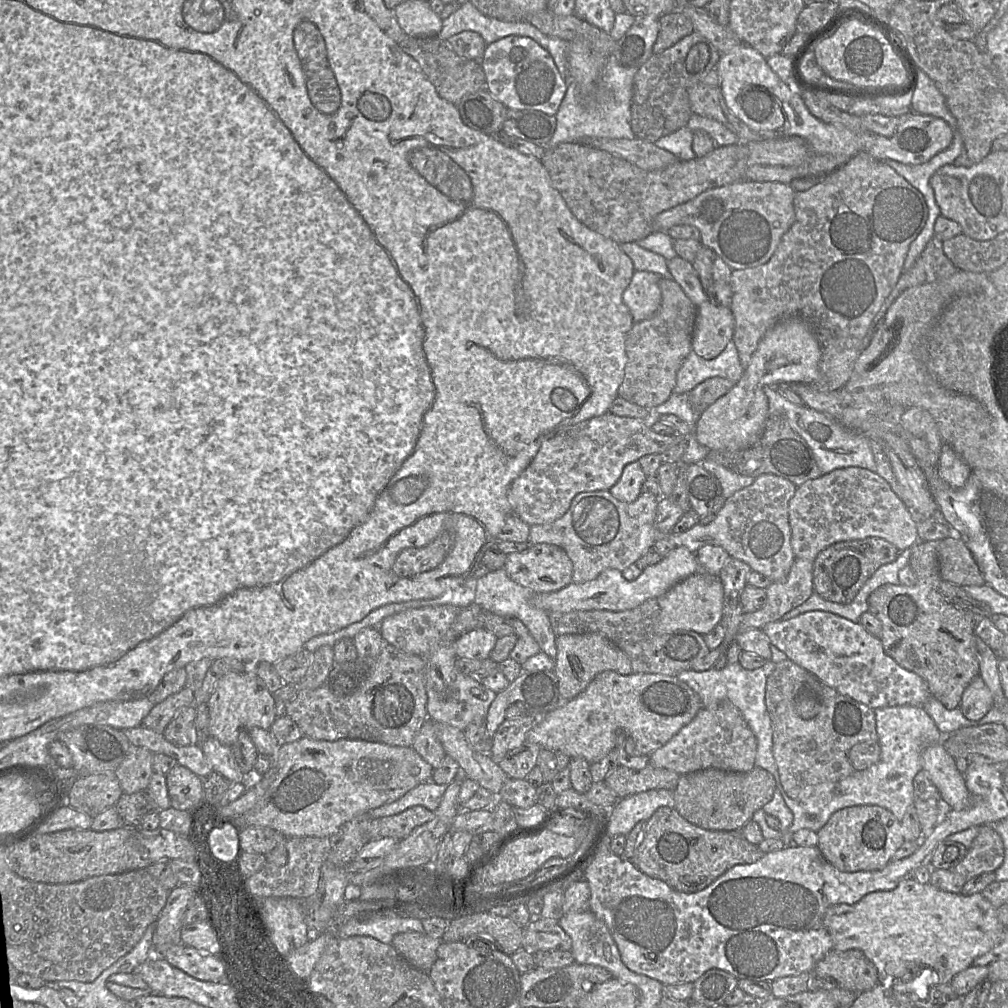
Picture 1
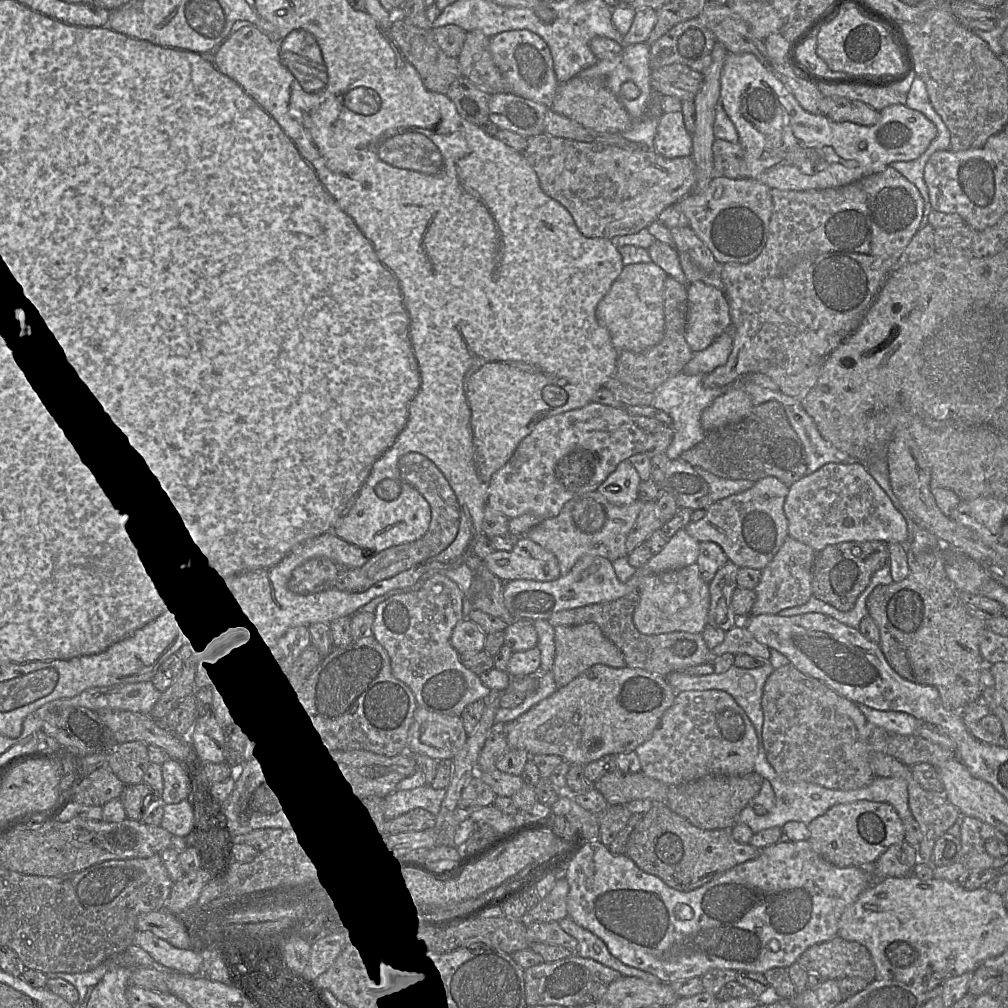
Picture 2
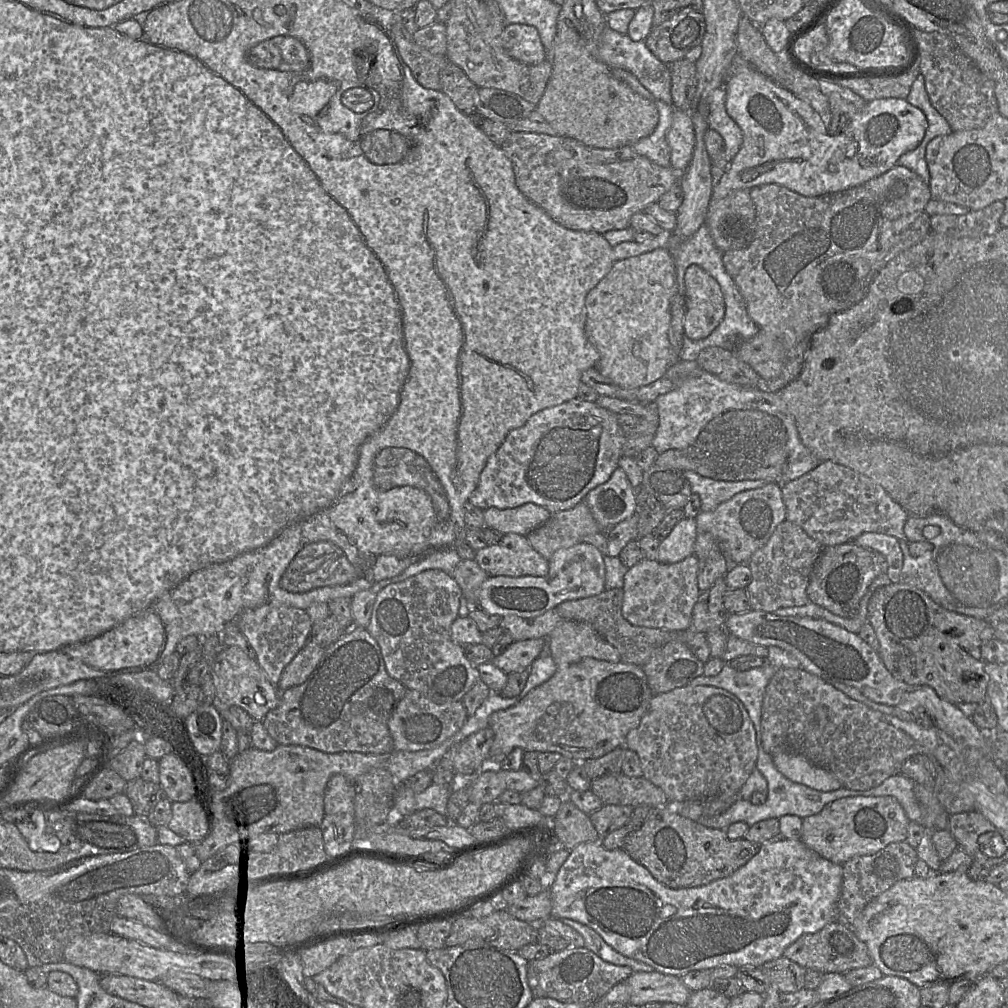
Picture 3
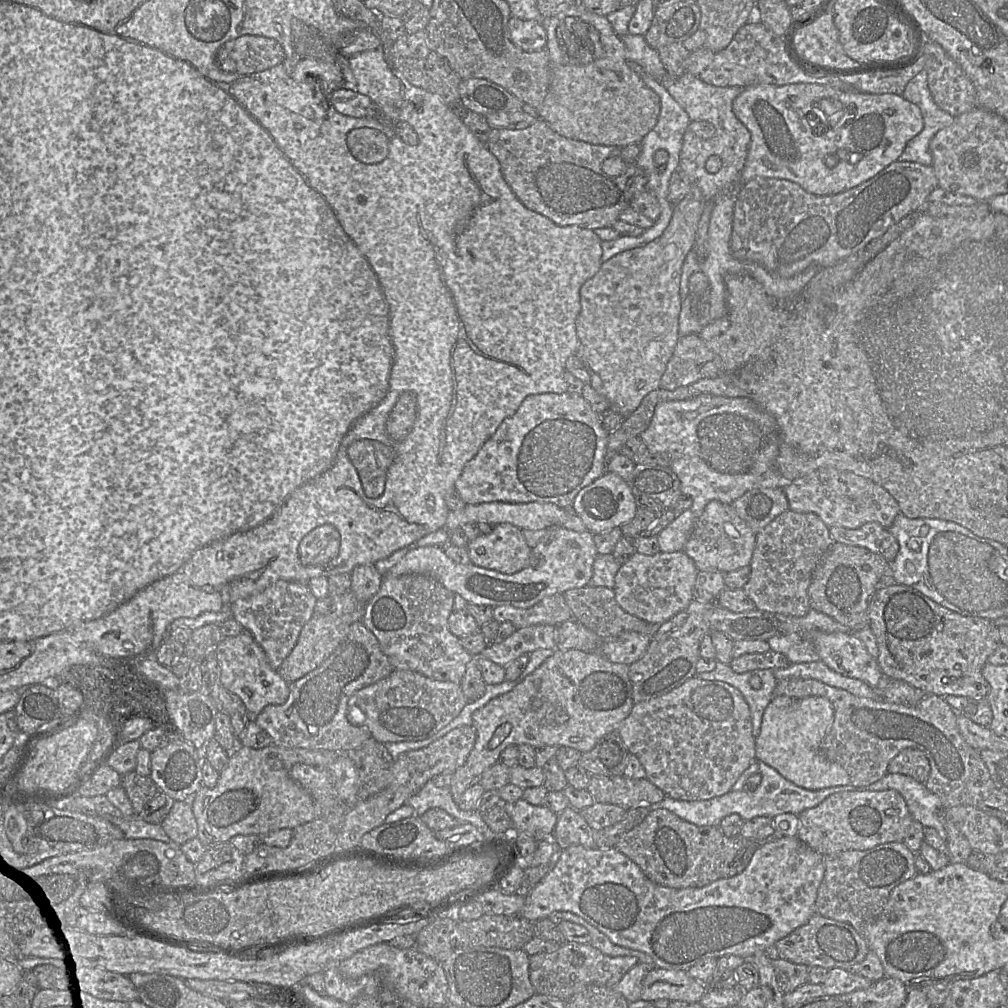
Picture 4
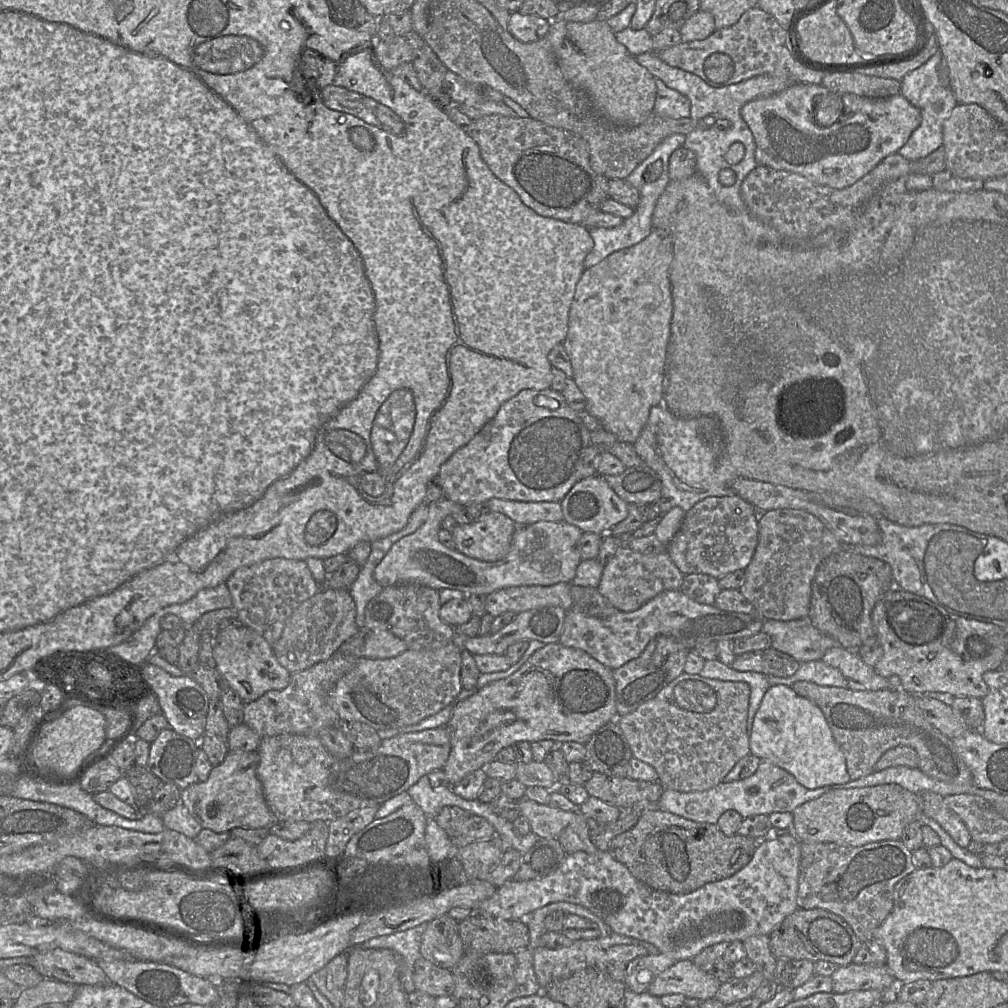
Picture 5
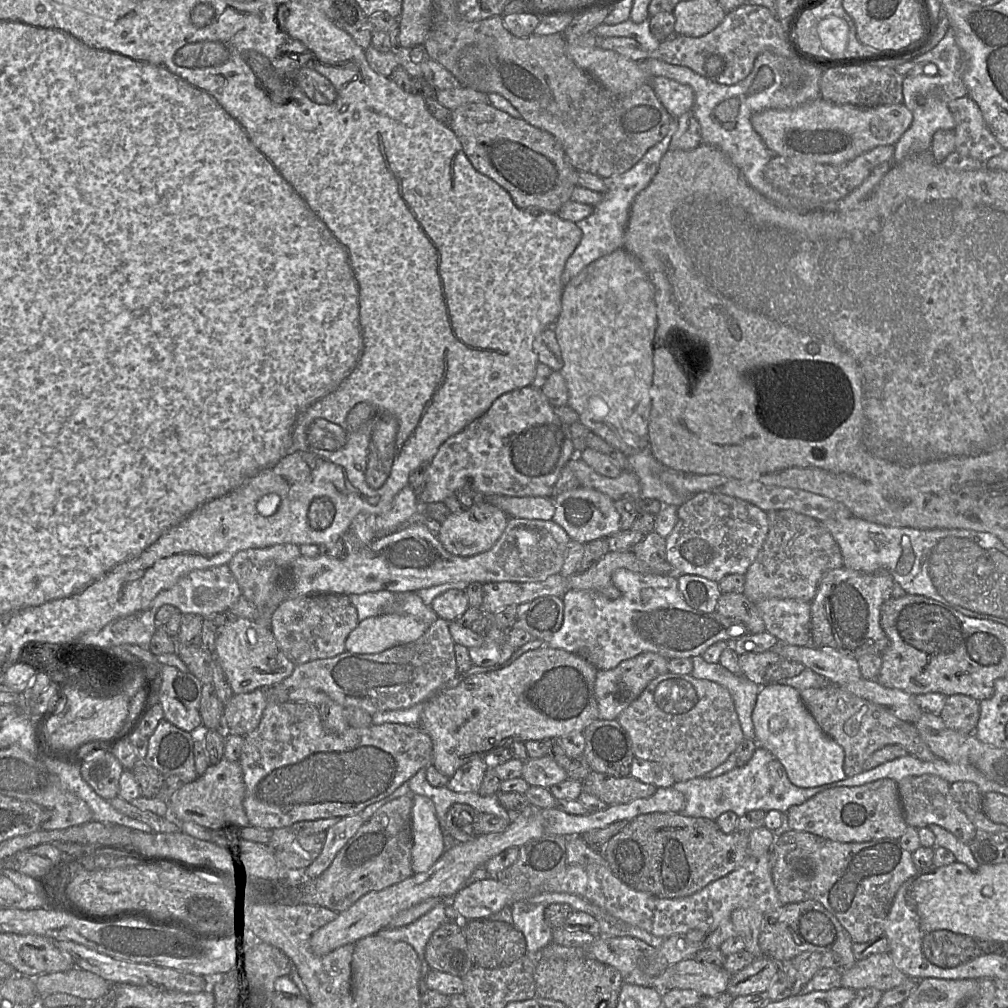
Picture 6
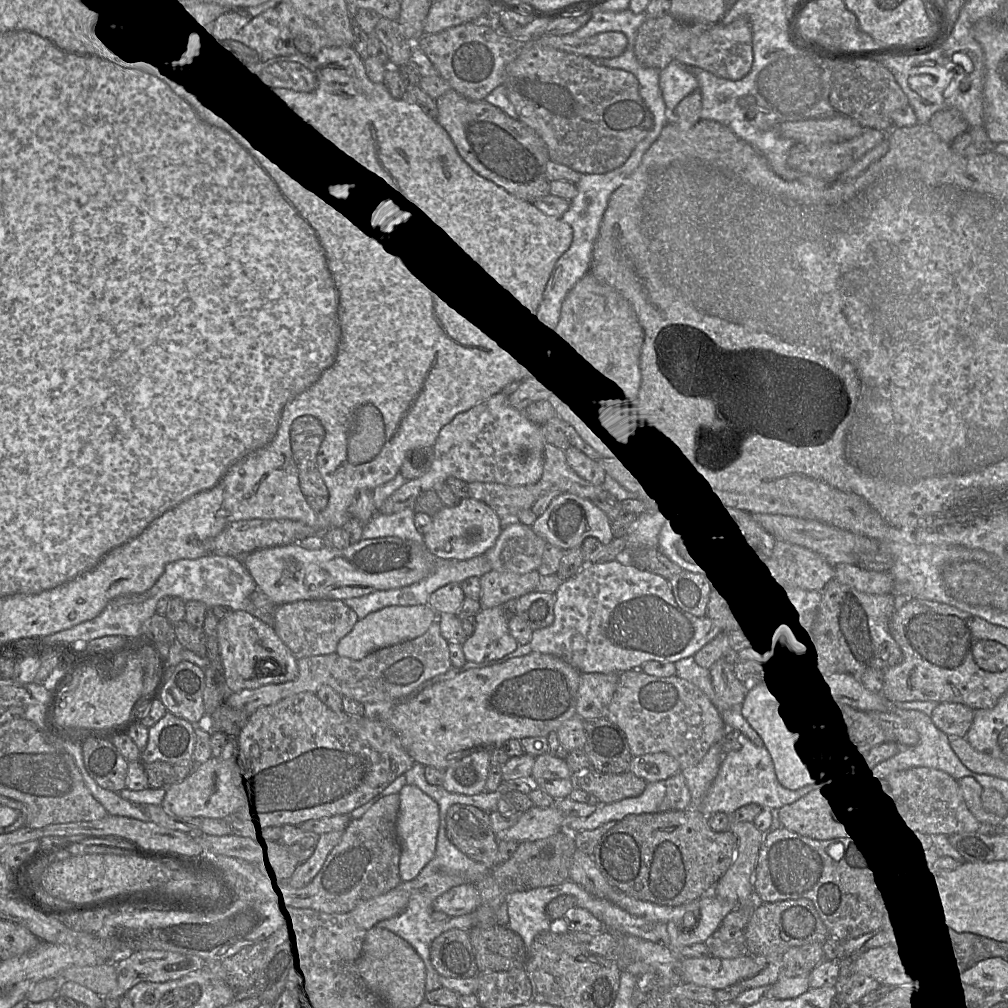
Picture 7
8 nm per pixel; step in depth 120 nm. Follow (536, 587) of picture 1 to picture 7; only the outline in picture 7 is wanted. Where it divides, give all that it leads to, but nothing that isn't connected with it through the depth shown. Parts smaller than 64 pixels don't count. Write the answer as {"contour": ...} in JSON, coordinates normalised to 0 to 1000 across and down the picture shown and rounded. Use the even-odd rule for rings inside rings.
{"contour":[[[461,494],[453,502],[440,502],[434,508],[420,535],[422,543],[436,555],[463,556],[479,551],[489,543],[498,525],[495,513],[484,501]]]}

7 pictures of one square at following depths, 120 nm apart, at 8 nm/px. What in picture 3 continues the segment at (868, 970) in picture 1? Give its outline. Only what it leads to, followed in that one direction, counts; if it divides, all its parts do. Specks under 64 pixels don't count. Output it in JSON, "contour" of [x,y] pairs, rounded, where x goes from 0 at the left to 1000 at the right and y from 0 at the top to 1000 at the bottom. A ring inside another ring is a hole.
{"contour":[[[829,914],[817,919],[812,925],[794,929],[778,942],[777,949],[800,962],[810,962],[816,966],[838,966],[843,962],[857,960],[866,955],[861,939],[849,929],[846,922]]]}

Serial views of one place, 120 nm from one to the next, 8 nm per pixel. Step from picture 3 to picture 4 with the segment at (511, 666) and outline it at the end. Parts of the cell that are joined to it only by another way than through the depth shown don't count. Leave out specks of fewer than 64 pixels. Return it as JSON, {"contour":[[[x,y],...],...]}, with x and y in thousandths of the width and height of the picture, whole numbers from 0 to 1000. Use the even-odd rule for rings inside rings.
{"contour":[[[528,620],[512,624],[511,627],[496,638],[485,639],[477,648],[496,661],[503,661],[516,650],[533,644],[552,644],[554,620]]]}

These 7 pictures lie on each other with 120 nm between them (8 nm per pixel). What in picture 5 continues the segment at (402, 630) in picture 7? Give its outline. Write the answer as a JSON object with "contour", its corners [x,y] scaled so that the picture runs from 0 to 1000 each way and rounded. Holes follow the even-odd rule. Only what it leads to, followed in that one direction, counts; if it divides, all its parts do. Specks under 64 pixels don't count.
{"contour":[[[362,626],[362,636],[359,645],[359,650],[362,653],[390,653],[404,644],[404,639],[399,634],[385,626]]]}

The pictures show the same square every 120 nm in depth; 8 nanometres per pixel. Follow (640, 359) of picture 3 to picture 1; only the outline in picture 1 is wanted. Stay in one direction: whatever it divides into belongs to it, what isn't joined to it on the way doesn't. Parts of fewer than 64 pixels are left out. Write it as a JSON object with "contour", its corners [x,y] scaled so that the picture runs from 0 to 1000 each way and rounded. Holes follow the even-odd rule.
{"contour":[[[630,268],[628,271],[617,296],[629,319],[644,316],[653,309],[656,302],[656,276],[655,273],[643,269]]]}

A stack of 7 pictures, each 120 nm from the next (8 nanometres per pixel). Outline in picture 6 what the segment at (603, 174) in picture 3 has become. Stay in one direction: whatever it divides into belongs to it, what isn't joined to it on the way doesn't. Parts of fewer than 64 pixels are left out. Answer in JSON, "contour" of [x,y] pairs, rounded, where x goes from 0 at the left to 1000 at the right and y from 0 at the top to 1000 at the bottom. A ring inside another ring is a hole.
{"contour":[[[465,102],[447,110],[445,126],[455,138],[469,166],[500,187],[514,206],[552,212],[560,201],[566,198],[566,192],[573,185],[572,168],[546,132],[526,124],[518,117],[509,117],[487,103],[479,102]]]}

